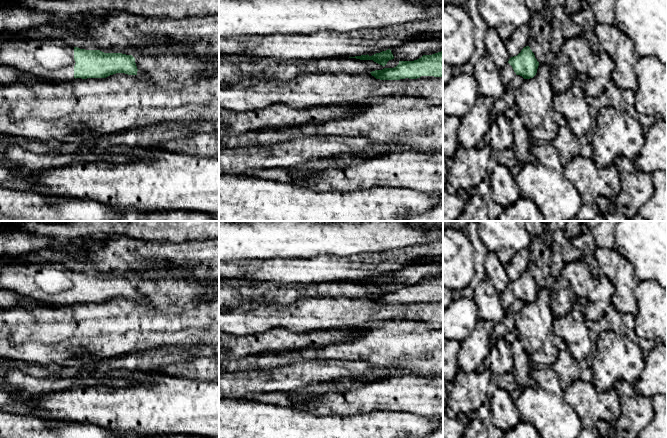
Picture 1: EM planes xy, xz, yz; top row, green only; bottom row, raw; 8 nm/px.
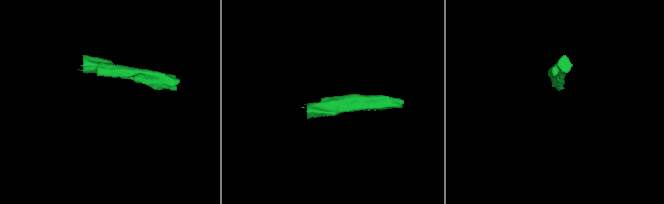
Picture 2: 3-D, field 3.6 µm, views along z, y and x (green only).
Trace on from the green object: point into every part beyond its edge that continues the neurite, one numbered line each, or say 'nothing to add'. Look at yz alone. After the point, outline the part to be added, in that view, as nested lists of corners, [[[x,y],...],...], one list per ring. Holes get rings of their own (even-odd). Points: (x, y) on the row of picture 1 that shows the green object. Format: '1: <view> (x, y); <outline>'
1: yz (507, 73); [[[507,62],[506,65],[500,70],[501,79],[506,86],[510,81],[512,81],[516,73],[514,72],[512,66]]]

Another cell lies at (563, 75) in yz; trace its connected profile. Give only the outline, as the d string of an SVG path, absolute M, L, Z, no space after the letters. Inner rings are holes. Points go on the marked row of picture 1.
M534 12L531 15L530 23L530 36L528 39L528 46L535 55L535 58L539 64L548 64L551 68L550 83L555 93L562 93L566 91L579 77L574 69L571 61L561 53L555 54L551 50L550 38L551 38L551 23L547 22L541 12Z

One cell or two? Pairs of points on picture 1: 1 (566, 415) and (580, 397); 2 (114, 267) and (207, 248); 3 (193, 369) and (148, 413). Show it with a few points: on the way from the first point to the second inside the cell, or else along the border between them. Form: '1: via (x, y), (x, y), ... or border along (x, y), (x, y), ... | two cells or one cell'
1: border along (563, 390), (565, 400), (576, 412), (582, 427) | two cells
2: via (137, 256), (184, 256) | one cell
3: border along (163, 373), (191, 376), (208, 381) | two cells

